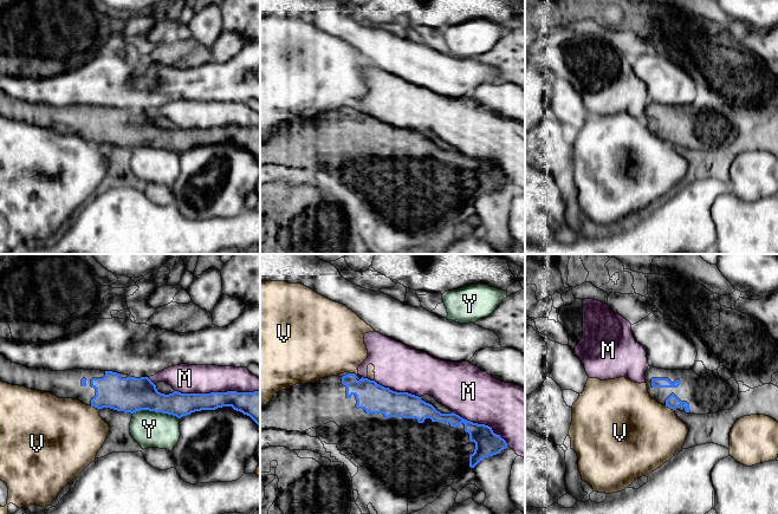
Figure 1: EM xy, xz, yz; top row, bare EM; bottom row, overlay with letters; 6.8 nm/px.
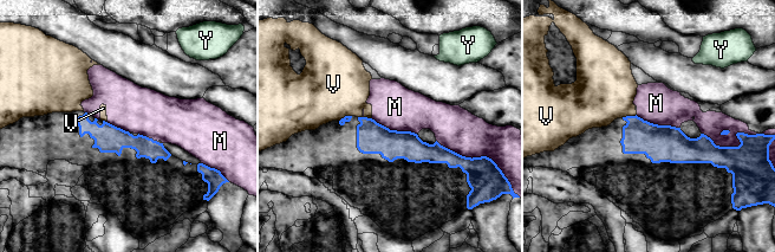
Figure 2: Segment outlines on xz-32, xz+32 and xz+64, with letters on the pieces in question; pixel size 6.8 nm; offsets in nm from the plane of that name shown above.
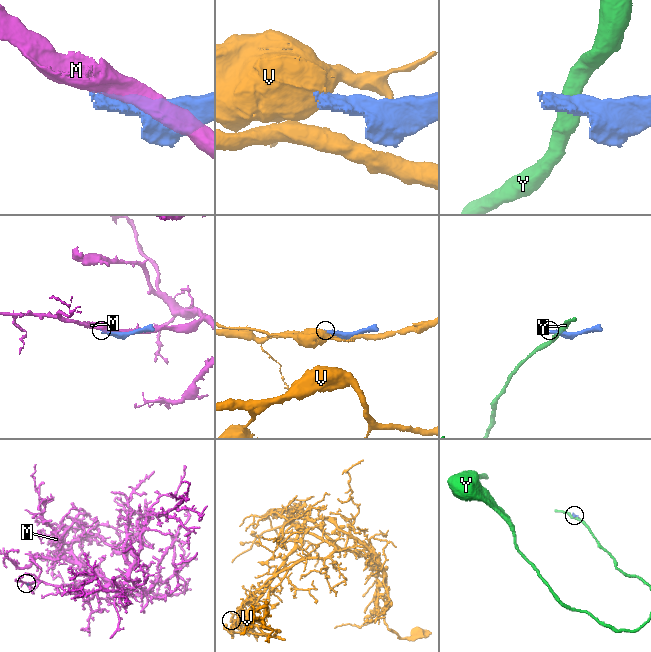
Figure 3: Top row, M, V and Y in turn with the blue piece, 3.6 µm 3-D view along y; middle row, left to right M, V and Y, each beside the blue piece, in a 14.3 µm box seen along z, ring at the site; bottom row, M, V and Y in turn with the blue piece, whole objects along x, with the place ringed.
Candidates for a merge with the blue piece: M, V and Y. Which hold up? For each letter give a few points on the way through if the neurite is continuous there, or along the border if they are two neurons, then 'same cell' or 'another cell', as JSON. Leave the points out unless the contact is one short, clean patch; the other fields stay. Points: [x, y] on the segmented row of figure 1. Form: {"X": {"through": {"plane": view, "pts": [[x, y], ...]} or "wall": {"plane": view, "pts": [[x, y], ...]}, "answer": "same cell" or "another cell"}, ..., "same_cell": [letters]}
{"M": {"answer": "another cell"}, "V": {"wall": {"plane": "yz", "pts": [[665, 405], [674, 410]]}, "answer": "another cell"}, "Y": {"wall": {"plane": "xy", "pts": [[133, 412], [141, 410], [161, 411], [175, 415], [179, 418]]}, "answer": "another cell"}, "same_cell": []}

